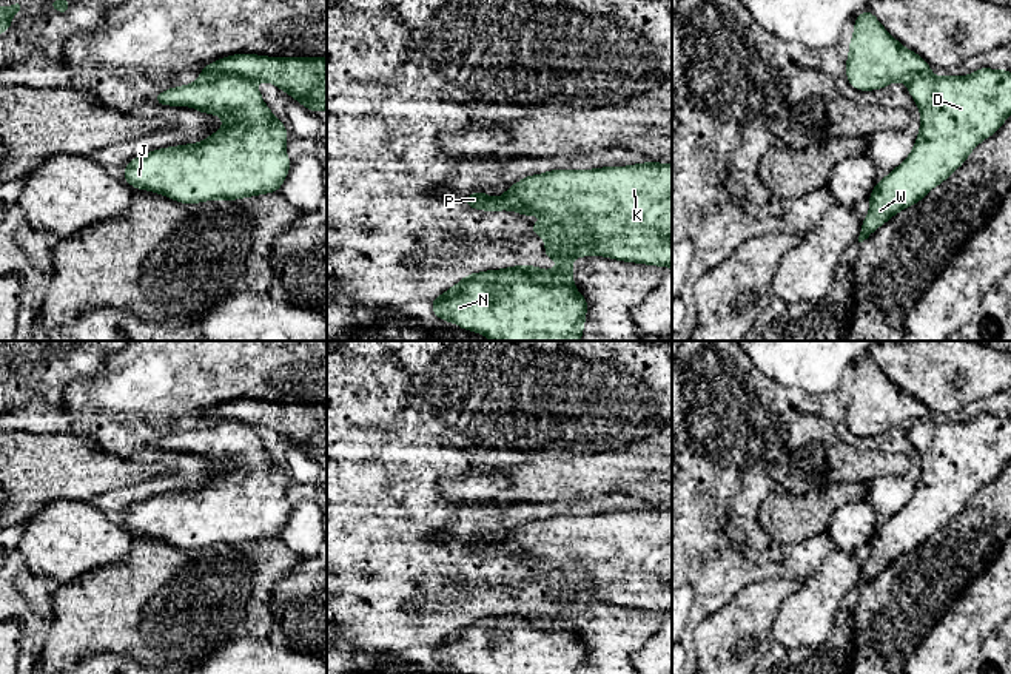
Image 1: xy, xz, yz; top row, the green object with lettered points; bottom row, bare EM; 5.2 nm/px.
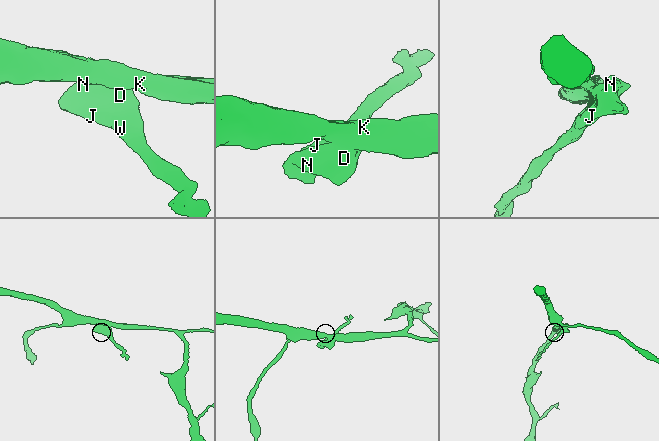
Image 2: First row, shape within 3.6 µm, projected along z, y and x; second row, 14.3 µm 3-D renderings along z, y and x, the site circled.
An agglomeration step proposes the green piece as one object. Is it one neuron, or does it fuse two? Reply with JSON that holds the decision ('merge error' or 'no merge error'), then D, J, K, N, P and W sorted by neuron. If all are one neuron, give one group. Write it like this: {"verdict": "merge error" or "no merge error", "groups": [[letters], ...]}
{"verdict": "merge error", "groups": [["D", "J", "N", "W"], ["K", "P"]]}

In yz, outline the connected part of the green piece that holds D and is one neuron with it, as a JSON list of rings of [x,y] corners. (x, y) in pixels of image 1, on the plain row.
[[[982,412],[968,421],[923,420],[905,429],[919,452],[920,475],[909,501],[875,527],[858,588],[943,529],[1011,461],[1008,415]]]

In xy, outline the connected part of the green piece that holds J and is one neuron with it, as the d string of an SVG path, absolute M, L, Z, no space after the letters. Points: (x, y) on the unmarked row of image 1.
M231 420L200 421L194 429L153 441L153 446L157 450L191 452L202 460L216 460L227 470L199 489L157 494L126 507L123 526L134 535L148 535L186 551L280 537L291 512L285 495L288 475L265 450L254 426Z

